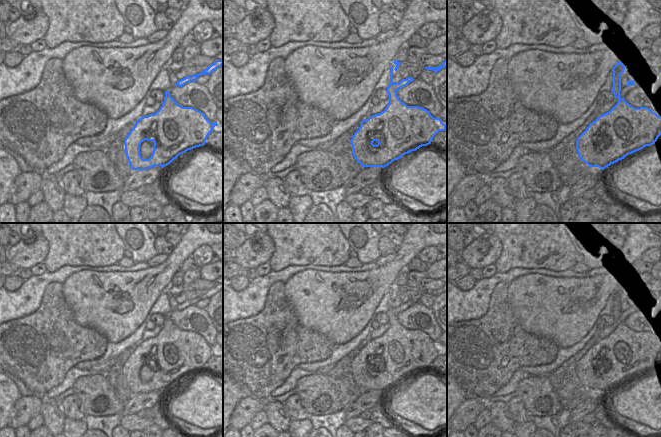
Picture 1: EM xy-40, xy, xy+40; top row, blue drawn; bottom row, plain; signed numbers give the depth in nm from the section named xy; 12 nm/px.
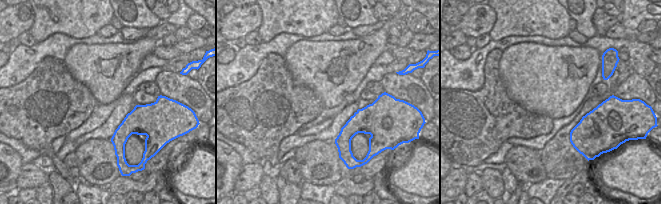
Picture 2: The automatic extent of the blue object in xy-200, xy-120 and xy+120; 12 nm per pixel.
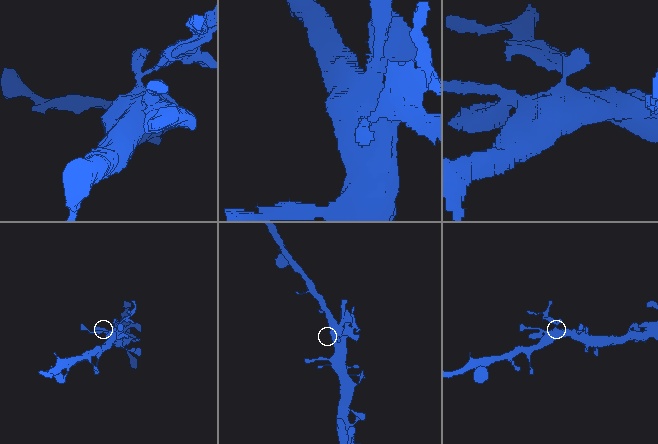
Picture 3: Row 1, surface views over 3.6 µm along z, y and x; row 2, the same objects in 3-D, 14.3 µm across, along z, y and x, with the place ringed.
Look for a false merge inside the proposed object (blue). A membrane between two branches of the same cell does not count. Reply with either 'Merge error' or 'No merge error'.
Merge error.

